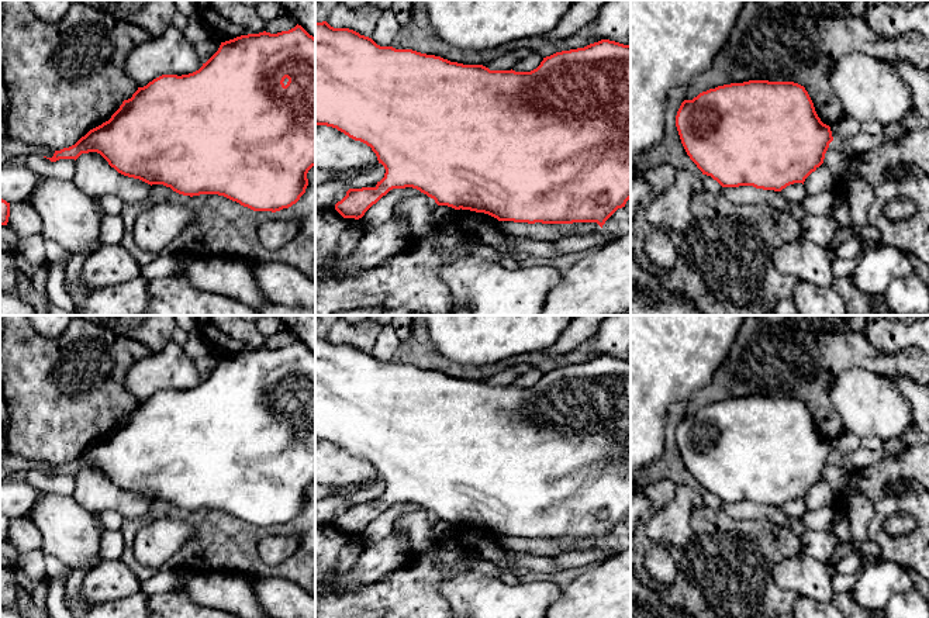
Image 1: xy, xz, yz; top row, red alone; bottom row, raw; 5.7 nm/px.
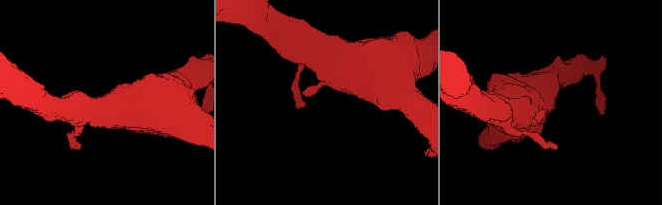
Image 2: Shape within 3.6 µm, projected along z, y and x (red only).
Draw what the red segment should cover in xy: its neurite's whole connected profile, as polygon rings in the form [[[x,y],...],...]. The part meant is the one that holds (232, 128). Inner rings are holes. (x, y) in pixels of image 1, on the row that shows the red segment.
[[[301,25],[277,34],[259,32],[241,35],[221,42],[218,51],[203,66],[189,75],[162,75],[124,100],[111,118],[90,130],[75,145],[55,151],[51,162],[59,159],[77,159],[82,153],[97,152],[118,173],[139,179],[148,184],[163,184],[183,196],[218,194],[239,203],[253,211],[280,211],[296,204],[308,186],[307,173],[315,166],[315,38]]]

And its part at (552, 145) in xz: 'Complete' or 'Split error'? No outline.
Complete

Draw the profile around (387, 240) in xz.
[[[391,217],[362,237],[355,252],[343,262],[343,267],[339,273],[349,276],[369,270],[403,251],[411,238],[411,224],[398,222]]]

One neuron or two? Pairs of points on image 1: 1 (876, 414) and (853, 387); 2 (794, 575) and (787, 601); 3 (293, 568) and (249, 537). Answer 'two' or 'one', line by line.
1: one
2: two
3: one

